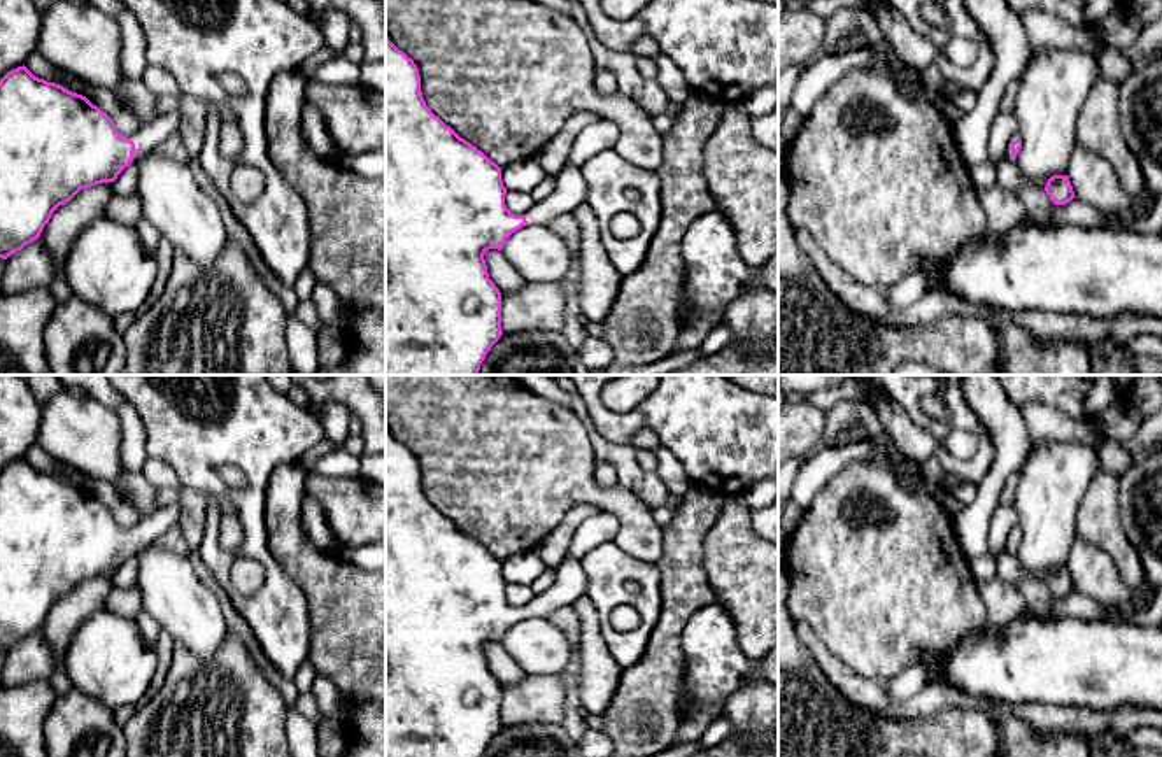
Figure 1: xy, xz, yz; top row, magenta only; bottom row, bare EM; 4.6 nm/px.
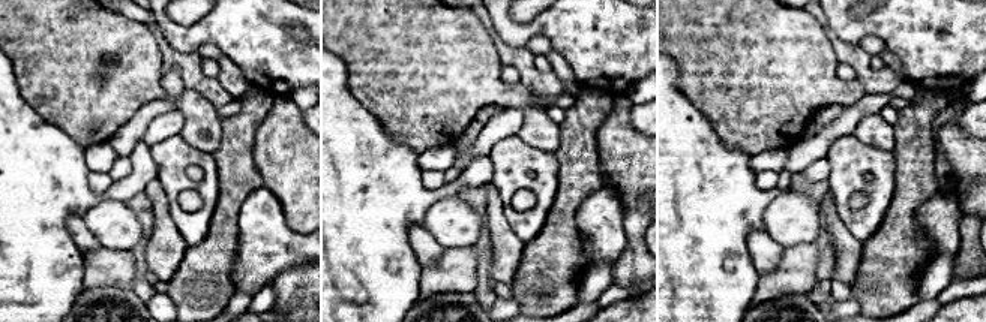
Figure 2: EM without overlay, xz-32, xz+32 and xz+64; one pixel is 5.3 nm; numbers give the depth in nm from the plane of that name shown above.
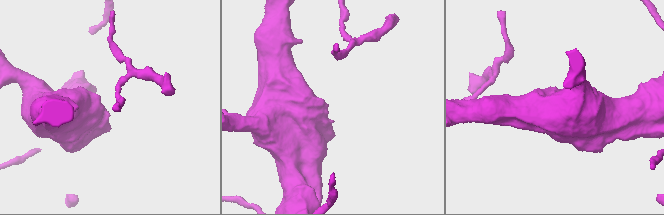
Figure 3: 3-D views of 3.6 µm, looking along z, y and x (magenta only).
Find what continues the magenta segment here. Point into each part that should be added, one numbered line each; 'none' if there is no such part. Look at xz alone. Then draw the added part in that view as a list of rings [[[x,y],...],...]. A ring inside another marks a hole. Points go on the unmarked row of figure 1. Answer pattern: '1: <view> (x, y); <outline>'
1: xz (570, 580); [[[566,555],[556,568],[556,580],[542,596],[535,596],[524,608],[528,617],[550,617],[561,606],[573,603],[585,594],[585,573],[571,555]]]

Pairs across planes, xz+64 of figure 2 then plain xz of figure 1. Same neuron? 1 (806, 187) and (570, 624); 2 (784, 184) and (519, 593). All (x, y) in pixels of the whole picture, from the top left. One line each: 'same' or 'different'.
1: same
2: different

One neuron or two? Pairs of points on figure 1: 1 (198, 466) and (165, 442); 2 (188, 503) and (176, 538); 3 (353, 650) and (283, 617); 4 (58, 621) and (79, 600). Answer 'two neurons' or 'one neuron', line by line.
1: one neuron
2: two neurons
3: two neurons
4: one neuron

